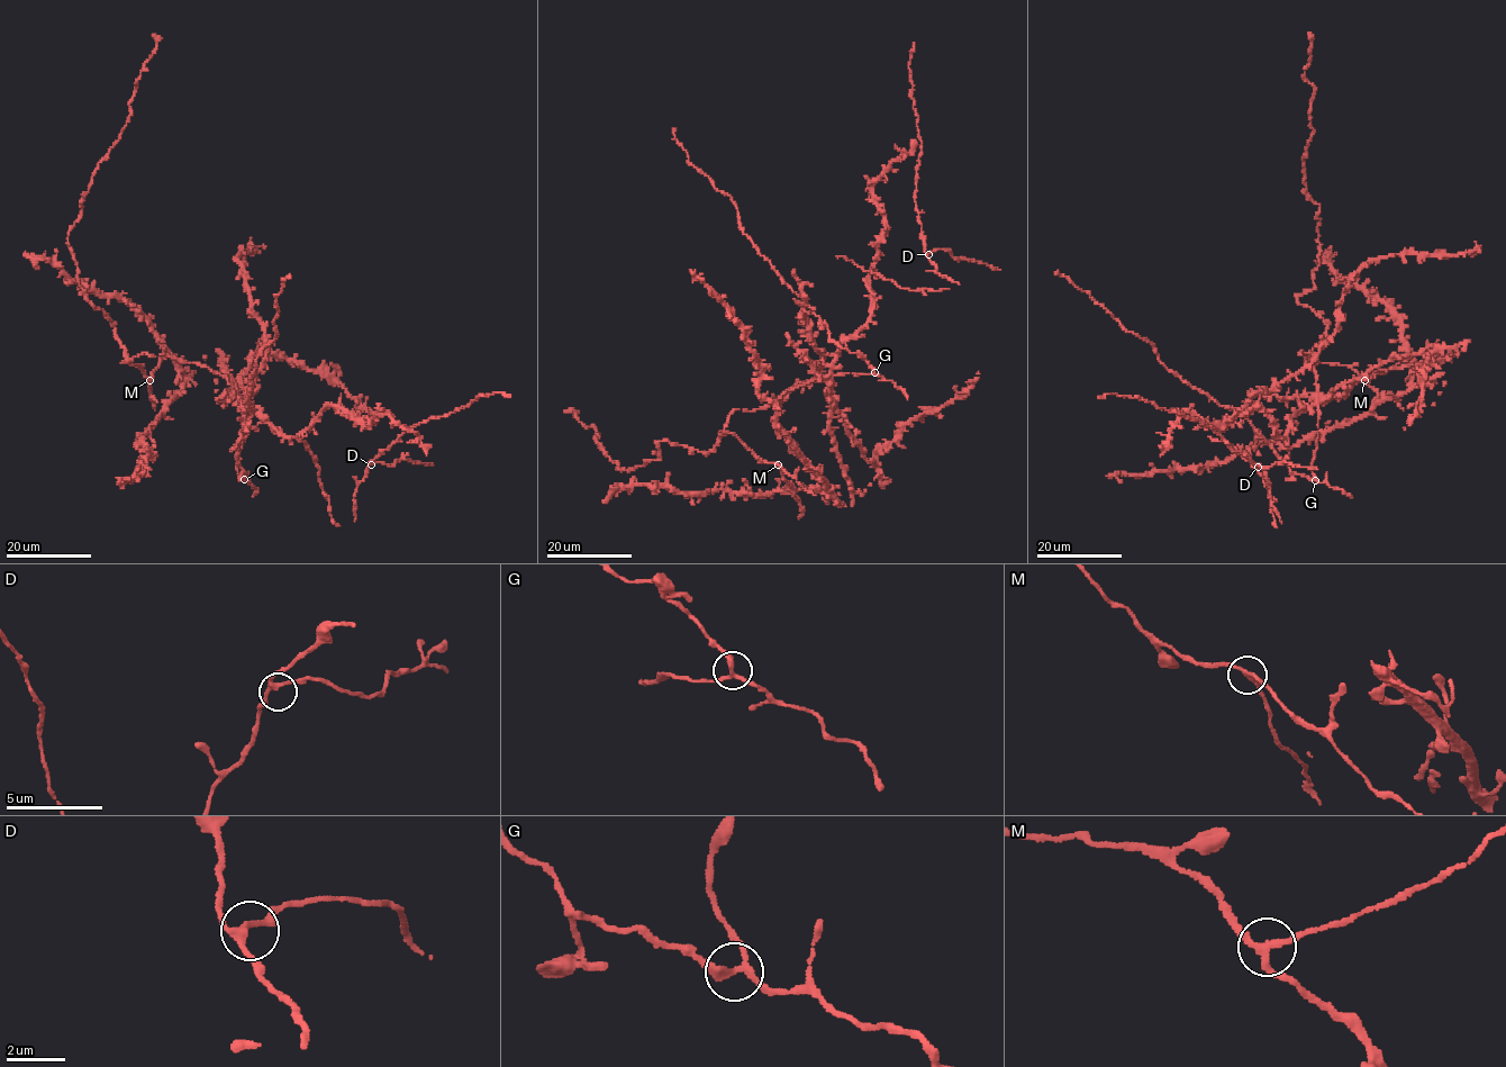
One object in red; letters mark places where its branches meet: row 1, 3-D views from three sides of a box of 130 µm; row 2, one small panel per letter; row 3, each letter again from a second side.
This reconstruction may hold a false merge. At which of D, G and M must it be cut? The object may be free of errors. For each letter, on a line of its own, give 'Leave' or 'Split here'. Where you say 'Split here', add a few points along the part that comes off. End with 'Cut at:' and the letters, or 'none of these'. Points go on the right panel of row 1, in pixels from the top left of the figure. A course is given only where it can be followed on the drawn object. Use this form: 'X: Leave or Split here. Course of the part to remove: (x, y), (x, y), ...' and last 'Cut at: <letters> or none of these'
D: Leave
G: Leave
M: Split here. Course of the part to remove: (1363, 380), (1423, 353), (1439, 340)
Cut at: M

